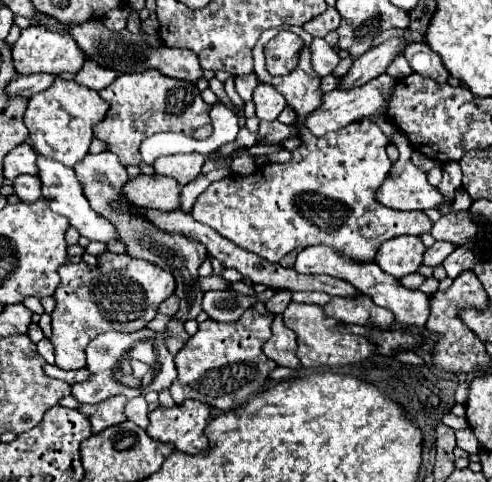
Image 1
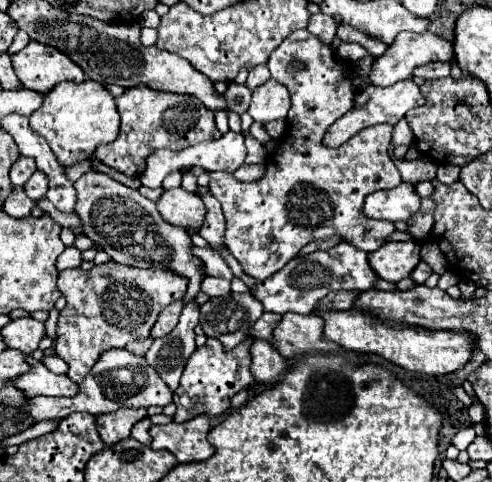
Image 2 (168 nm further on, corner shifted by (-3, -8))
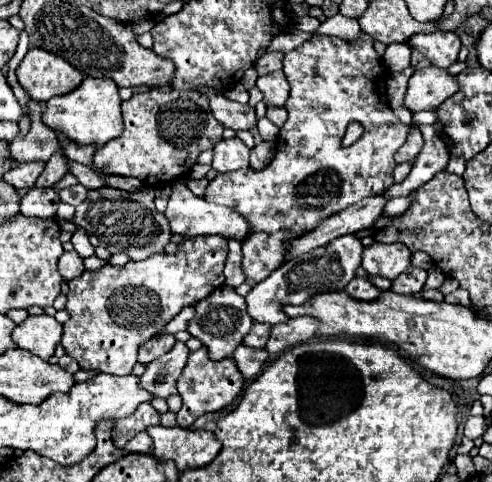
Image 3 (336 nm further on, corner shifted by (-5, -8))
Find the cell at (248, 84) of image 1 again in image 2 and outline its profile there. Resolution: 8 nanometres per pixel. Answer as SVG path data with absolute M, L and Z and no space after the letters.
M261 64L261 66L257 66L257 68L251 68L251 70L249 70L247 86L249 86L251 90L255 90L255 88L257 88L257 86L261 86L263 82L267 82L269 78L271 78L271 74L269 74L267 64Z

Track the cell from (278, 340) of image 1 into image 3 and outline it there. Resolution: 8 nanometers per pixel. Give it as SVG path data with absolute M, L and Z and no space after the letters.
M239 344L239 348L233 352L233 360L237 362L239 370L243 372L243 378L247 378L247 380L253 380L261 374L267 358L269 358L267 350L261 350L261 348L257 350L257 348L251 348L245 344Z

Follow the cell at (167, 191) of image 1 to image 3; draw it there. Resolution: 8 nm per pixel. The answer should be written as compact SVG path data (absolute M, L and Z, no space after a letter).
M175 184L173 186L173 194L169 198L169 206L165 210L165 216L171 224L171 232L173 234L183 234L183 236L203 236L203 234L219 234L225 238L235 238L235 240L243 240L243 236L249 232L247 222L243 220L243 216L237 216L231 208L227 206L219 206L213 204L205 198L195 196L185 184Z

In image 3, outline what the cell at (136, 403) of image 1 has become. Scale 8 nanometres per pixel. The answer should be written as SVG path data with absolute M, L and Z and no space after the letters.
M139 432L137 436L133 436L127 446L125 446L127 452L141 452L141 454L147 454L151 452L151 436L147 436L147 432Z

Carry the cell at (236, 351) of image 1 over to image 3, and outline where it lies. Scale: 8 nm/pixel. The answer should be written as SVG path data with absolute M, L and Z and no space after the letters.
M201 346L199 350L191 352L191 358L187 360L187 366L183 368L183 372L177 380L177 390L179 390L179 396L183 398L183 406L177 412L177 424L183 428L189 428L199 416L225 408L227 404L231 404L241 394L243 386L245 386L243 374L239 372L233 358L215 362L209 358L207 348Z

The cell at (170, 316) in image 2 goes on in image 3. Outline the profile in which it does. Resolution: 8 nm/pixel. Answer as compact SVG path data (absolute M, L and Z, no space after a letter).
M161 334L161 336L153 336L147 342L143 342L139 346L139 362L149 364L151 360L159 358L163 352L167 352L171 346L175 344L175 336L173 334Z

